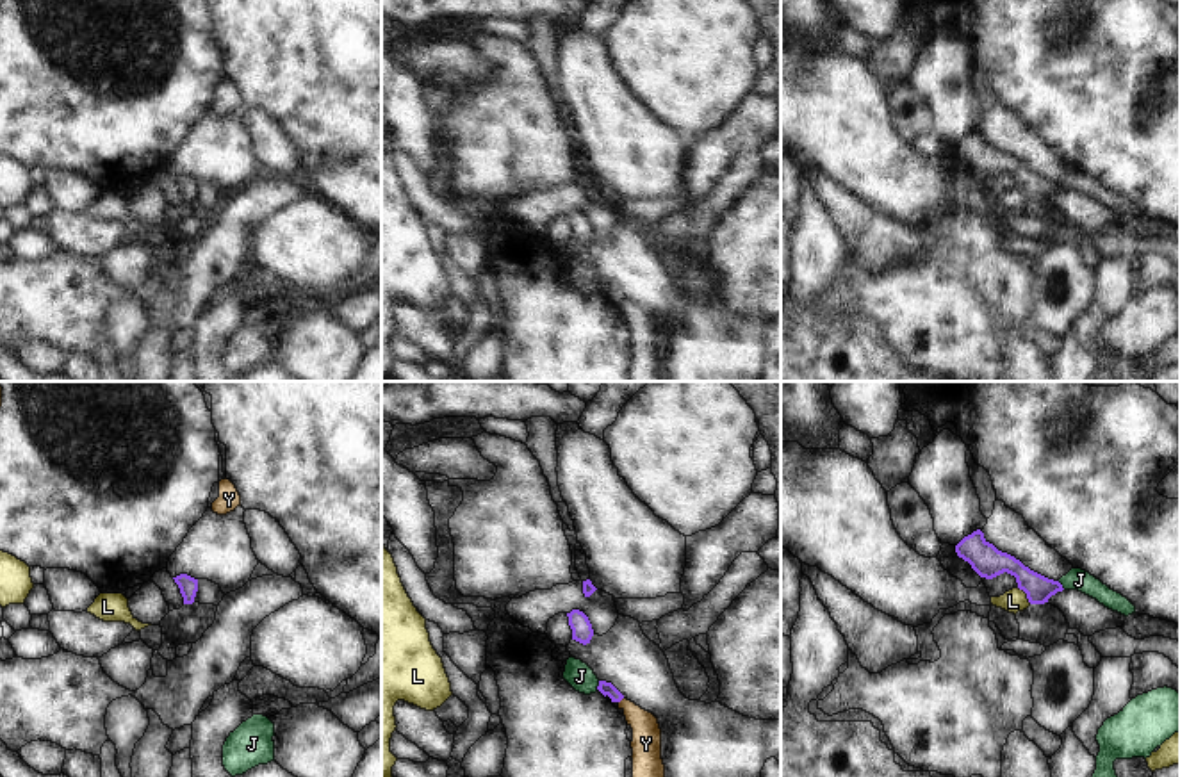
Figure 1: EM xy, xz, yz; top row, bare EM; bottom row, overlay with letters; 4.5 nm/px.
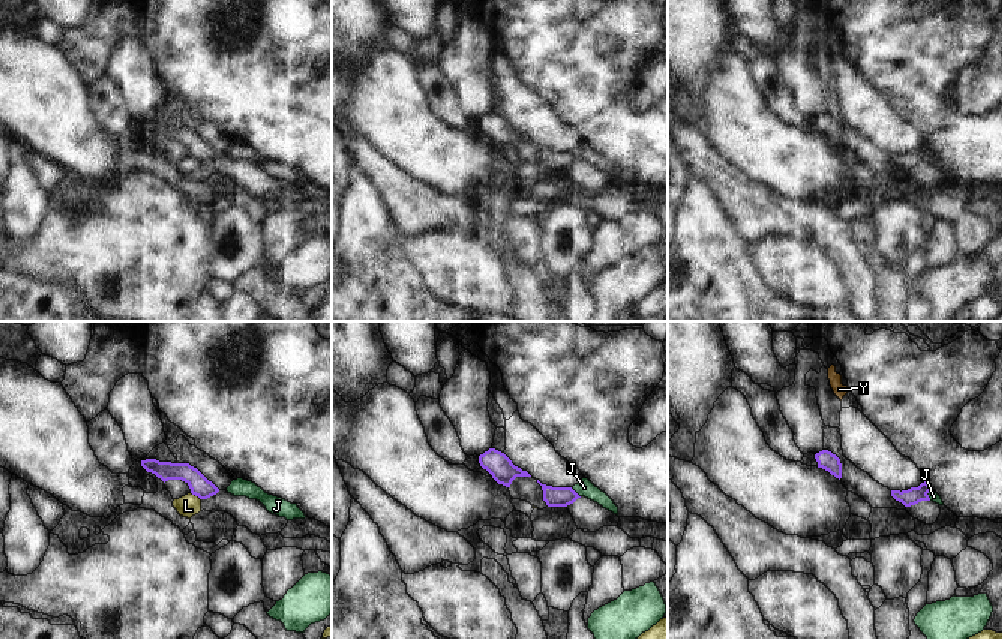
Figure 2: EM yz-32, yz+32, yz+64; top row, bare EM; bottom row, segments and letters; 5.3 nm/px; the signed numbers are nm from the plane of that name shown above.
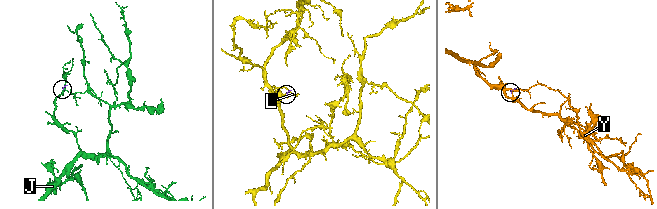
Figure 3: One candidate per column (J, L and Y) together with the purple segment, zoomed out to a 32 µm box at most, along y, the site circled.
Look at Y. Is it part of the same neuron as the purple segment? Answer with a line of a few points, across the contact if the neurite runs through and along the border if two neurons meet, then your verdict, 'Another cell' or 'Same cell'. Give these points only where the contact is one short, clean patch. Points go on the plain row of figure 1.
Line: xz (622, 298), (619, 303). Another cell

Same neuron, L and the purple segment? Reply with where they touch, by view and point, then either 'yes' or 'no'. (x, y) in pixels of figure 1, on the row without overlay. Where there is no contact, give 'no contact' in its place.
yz (1027, 196) | no

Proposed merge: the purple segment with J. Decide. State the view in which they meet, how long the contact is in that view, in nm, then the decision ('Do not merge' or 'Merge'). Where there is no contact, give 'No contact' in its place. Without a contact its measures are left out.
Touches purple in xz. Shared border 40 nm. Do not merge

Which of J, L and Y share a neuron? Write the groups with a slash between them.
J / L / Y

